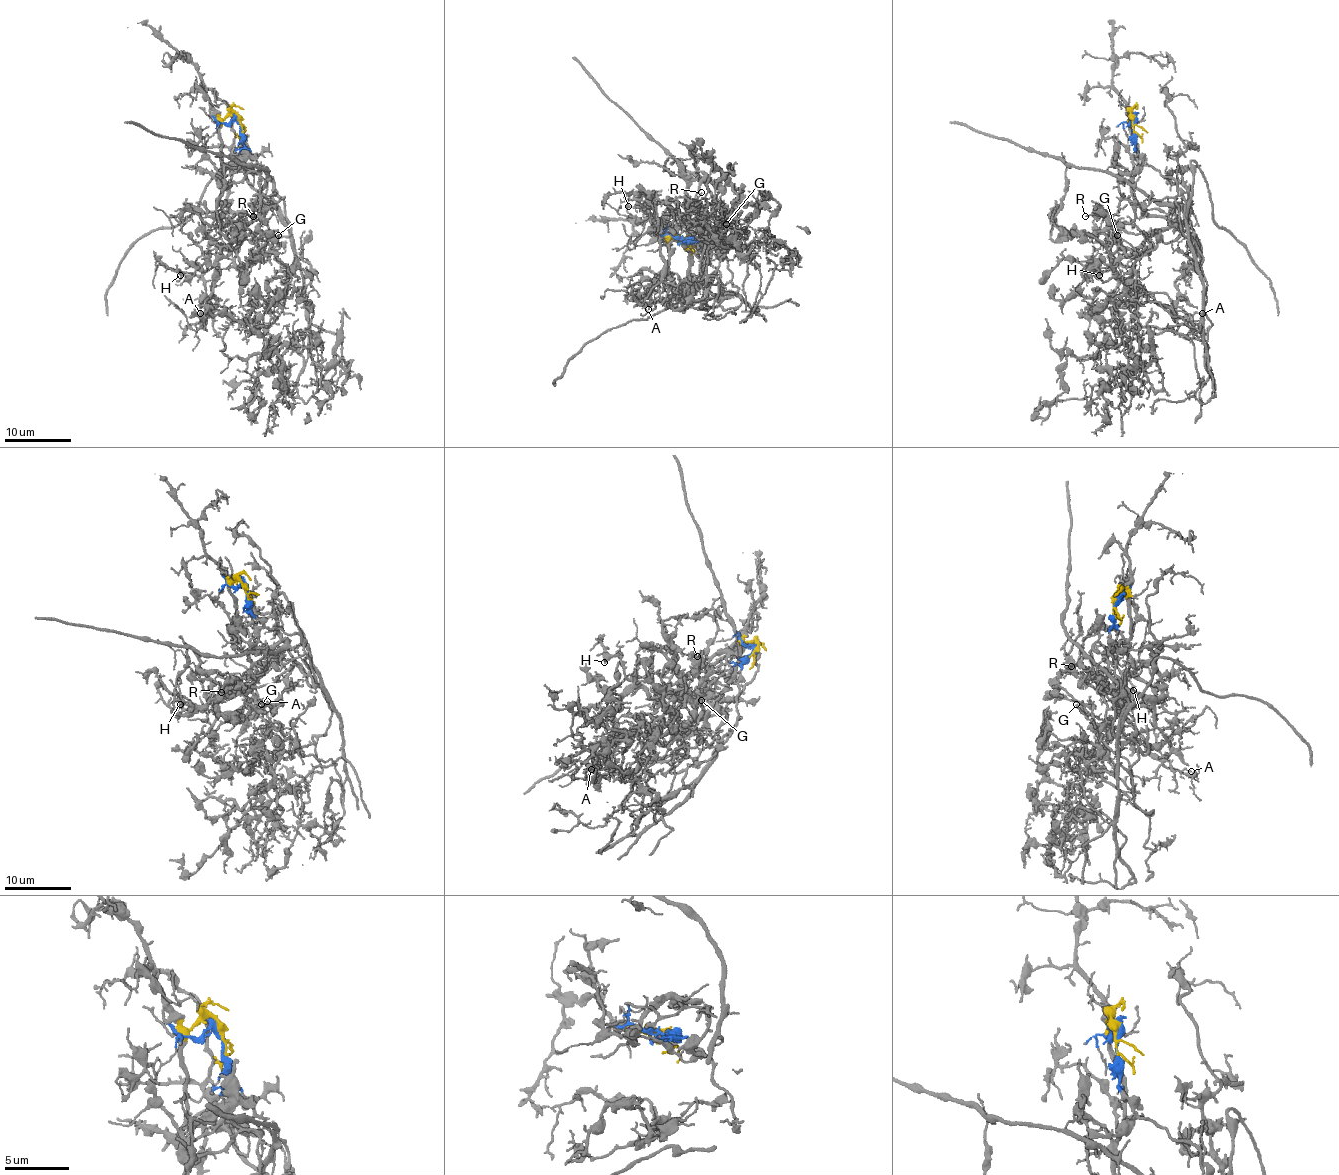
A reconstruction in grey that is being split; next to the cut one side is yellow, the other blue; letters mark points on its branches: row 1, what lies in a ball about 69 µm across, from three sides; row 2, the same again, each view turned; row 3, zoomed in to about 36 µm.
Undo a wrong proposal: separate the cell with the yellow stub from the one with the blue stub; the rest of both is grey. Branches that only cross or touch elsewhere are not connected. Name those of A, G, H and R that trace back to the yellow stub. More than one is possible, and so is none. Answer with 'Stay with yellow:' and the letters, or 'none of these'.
Stay with yellow: A, H

